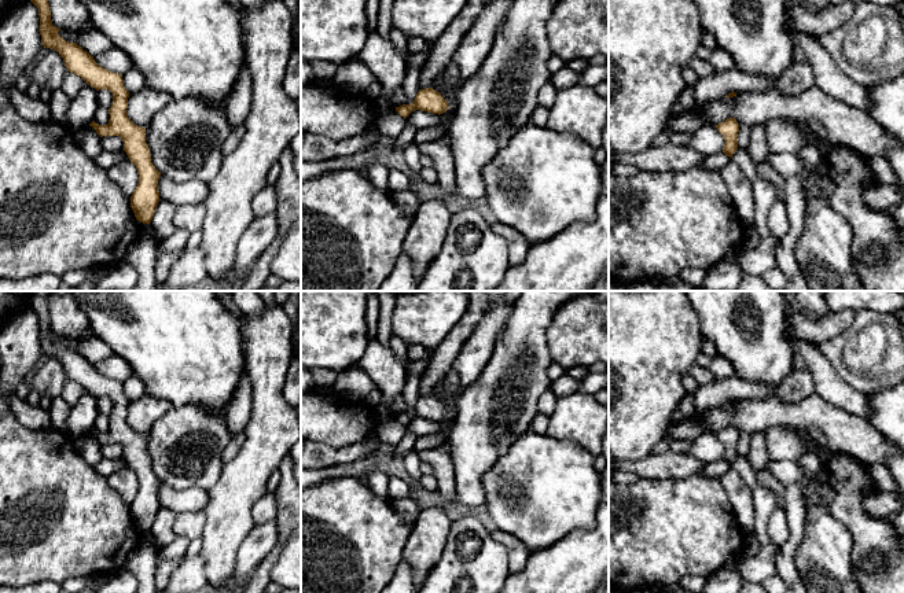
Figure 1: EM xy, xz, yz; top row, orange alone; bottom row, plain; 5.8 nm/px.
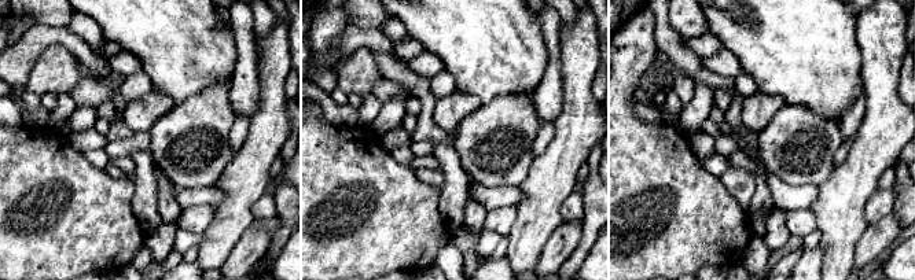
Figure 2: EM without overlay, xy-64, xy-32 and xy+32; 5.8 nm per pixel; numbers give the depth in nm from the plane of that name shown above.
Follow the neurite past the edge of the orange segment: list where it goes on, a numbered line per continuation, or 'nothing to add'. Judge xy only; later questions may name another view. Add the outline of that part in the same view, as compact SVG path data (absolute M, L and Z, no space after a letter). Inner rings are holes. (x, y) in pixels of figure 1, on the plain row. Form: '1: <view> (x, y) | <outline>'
nothing to add

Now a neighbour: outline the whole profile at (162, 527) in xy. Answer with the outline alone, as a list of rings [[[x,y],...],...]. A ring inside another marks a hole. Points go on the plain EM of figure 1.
[[[159,508],[152,523],[150,533],[154,535],[155,546],[159,549],[166,548],[176,537],[173,524],[177,513],[168,509]]]

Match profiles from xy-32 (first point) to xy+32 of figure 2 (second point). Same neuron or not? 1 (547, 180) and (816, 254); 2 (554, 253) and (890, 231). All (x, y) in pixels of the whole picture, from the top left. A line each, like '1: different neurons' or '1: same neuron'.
1: different neurons
2: same neuron

